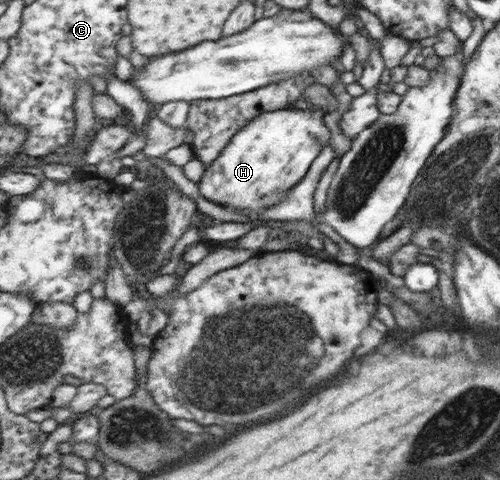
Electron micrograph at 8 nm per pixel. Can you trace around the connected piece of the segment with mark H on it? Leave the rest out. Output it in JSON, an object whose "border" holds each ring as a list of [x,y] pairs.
{"border":[[[297,108],[272,111],[257,116],[249,125],[241,128],[232,136],[217,159],[204,170],[197,184],[200,195],[217,205],[245,210],[248,216],[259,216],[261,212],[277,204],[303,179],[319,152],[329,146],[329,140],[333,140],[329,124],[322,120],[329,113],[321,108],[308,110],[316,111]]]}

